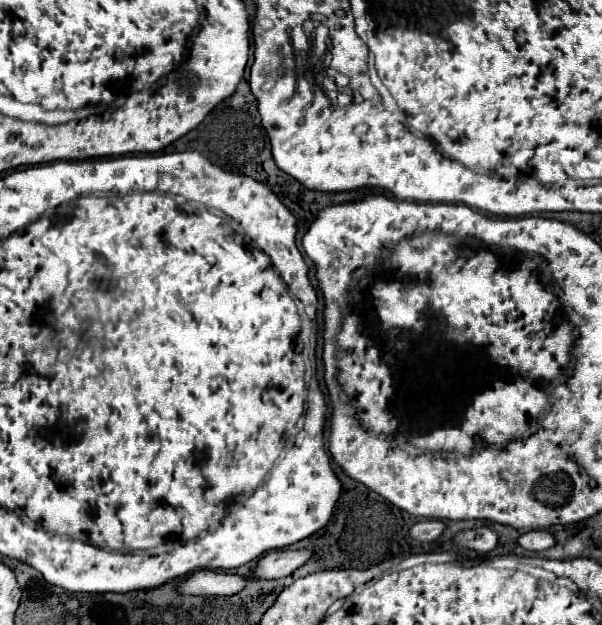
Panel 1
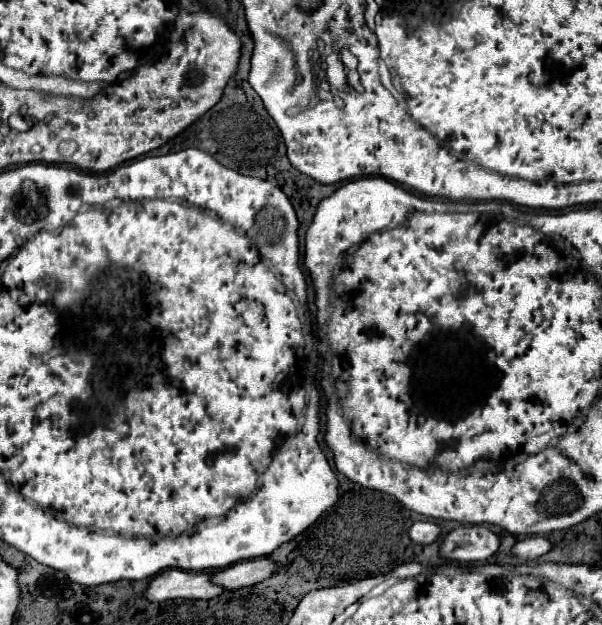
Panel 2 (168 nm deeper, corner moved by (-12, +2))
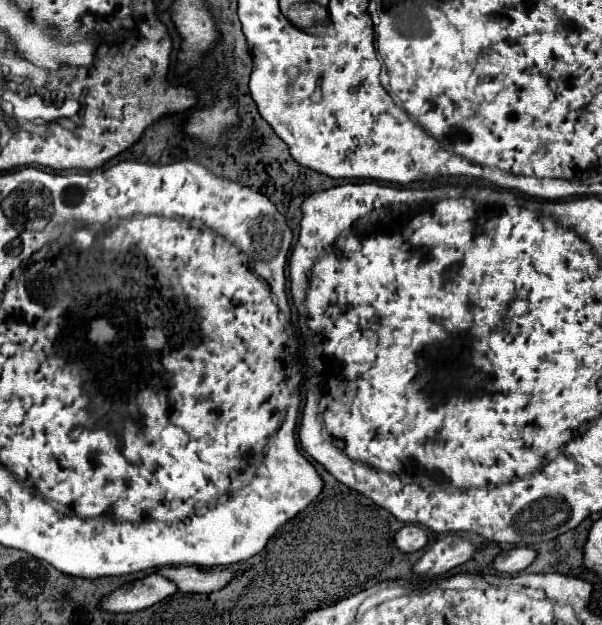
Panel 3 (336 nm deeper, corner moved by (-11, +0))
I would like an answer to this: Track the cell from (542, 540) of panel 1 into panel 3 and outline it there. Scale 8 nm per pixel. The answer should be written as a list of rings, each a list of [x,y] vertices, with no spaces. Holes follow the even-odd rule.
[[[513,547],[513,549],[507,549],[507,551],[501,551],[491,567],[497,571],[497,573],[519,573],[523,569],[527,569],[535,559],[535,551],[529,549],[529,547]]]

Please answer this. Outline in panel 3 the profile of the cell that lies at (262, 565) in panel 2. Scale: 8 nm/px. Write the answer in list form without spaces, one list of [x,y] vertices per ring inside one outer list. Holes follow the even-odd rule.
[[[163,567],[157,569],[159,575],[171,579],[183,593],[211,593],[225,587],[233,573],[225,569],[203,569],[203,567]]]

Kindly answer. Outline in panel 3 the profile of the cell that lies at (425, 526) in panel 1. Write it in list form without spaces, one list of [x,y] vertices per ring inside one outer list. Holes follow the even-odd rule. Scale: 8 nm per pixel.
[[[405,525],[395,533],[395,545],[401,553],[415,553],[427,545],[427,533],[417,525]]]

